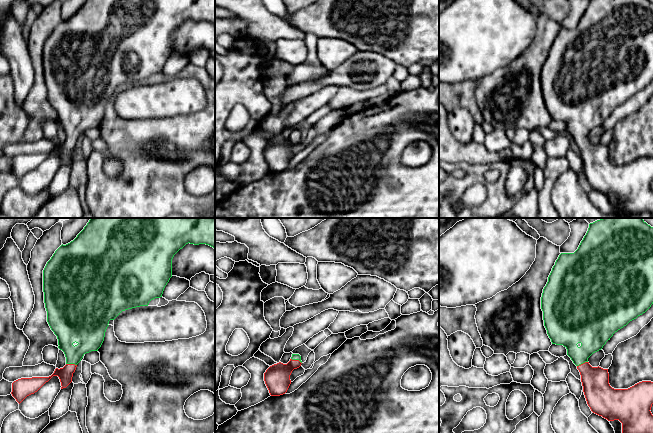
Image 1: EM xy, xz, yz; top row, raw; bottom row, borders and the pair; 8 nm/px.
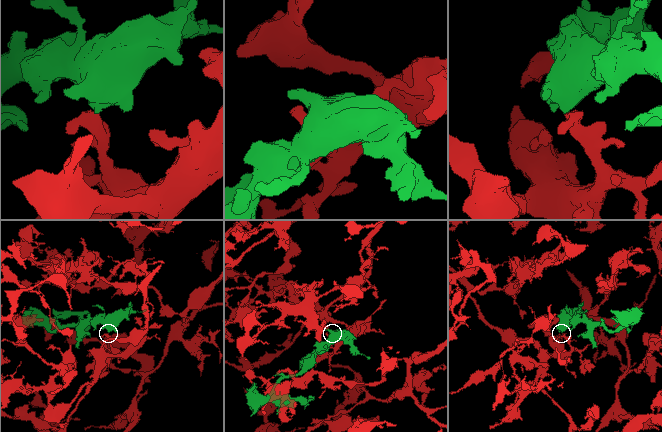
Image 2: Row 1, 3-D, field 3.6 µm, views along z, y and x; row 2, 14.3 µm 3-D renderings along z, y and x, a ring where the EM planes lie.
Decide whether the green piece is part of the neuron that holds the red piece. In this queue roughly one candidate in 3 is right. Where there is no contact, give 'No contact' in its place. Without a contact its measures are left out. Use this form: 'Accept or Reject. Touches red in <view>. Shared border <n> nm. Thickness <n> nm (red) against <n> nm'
Accept. Touches red in xy. Shared border 90 nm. Thickness 120 nm (red) against 190 nm

